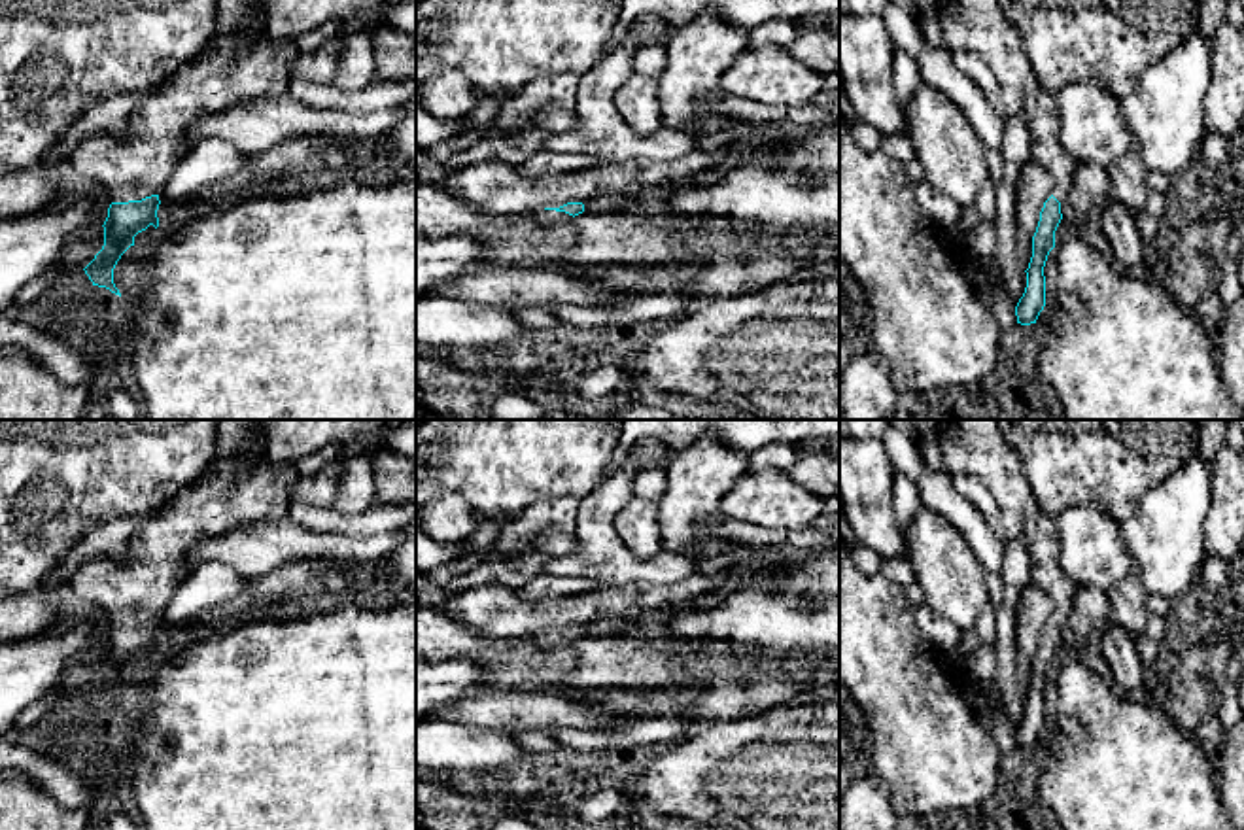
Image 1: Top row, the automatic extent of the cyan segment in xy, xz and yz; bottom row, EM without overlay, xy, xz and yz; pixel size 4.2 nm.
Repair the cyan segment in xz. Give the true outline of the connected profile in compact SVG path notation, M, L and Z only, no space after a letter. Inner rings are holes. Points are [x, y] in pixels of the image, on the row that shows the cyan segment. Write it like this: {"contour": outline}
{"contour": "M567 202L560 208L544 208L533 214L533 219L541 225L550 225L550 223L563 223L579 214L584 212L582 202Z"}

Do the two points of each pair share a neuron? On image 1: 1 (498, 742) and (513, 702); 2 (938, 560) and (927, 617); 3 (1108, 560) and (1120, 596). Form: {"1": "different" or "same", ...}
{"1": "different", "2": "different", "3": "different"}

